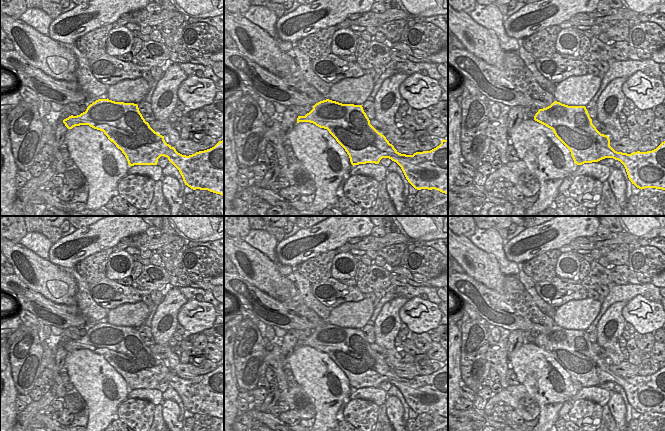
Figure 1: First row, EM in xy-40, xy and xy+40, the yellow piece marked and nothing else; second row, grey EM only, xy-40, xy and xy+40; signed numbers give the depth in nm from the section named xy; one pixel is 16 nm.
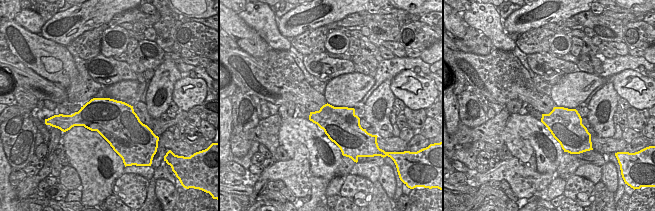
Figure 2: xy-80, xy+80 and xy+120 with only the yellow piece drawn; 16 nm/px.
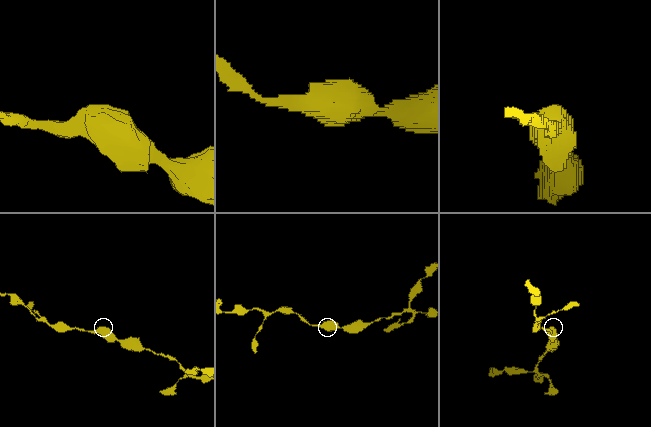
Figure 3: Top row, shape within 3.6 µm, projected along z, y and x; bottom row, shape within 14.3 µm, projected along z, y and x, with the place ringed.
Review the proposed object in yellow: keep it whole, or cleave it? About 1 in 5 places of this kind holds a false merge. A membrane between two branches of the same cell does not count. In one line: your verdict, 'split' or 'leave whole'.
leave whole

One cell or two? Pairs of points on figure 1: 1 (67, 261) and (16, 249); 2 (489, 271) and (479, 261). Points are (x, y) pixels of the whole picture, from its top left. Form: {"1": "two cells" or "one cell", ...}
{"1": "two cells", "2": "one cell"}

